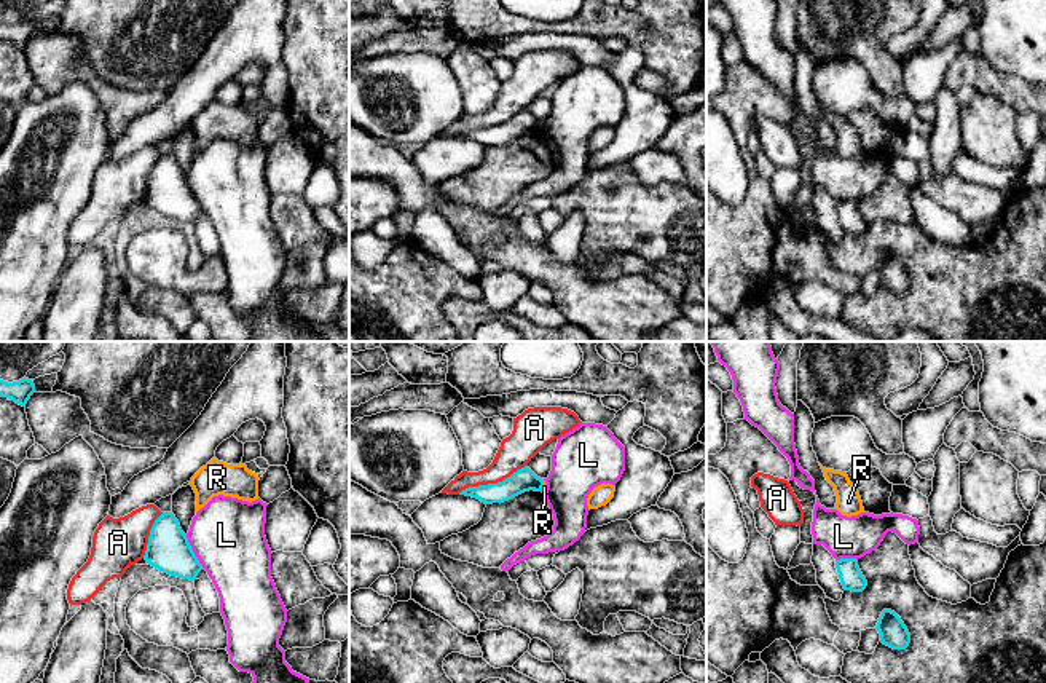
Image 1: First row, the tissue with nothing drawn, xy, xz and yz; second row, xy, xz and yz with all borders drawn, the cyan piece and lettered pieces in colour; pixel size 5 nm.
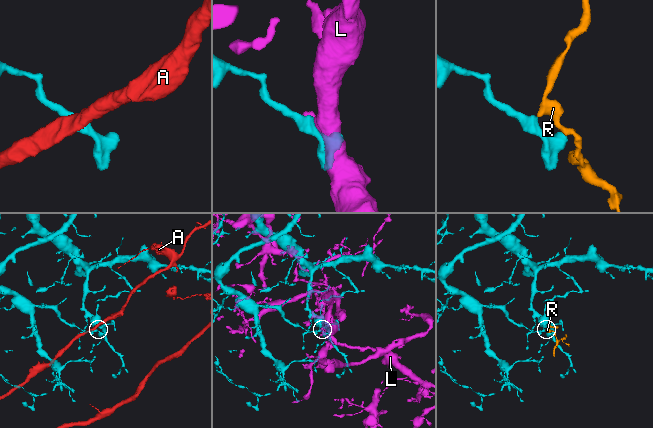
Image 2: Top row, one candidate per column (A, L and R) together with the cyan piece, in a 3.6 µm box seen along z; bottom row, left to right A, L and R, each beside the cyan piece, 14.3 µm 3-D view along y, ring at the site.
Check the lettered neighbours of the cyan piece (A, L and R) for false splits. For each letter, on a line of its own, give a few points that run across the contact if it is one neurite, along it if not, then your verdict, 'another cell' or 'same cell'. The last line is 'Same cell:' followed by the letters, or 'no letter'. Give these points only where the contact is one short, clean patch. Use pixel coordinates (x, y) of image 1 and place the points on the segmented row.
A: line xz (526, 465), (501, 481), (469, 485), (458, 493); another cell
L: another cell
R: line xz (544, 481), (541, 490); another cell
Same cell: no letter

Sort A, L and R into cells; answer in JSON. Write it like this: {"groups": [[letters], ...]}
{"groups": [["A"], ["L"], ["R"]]}

